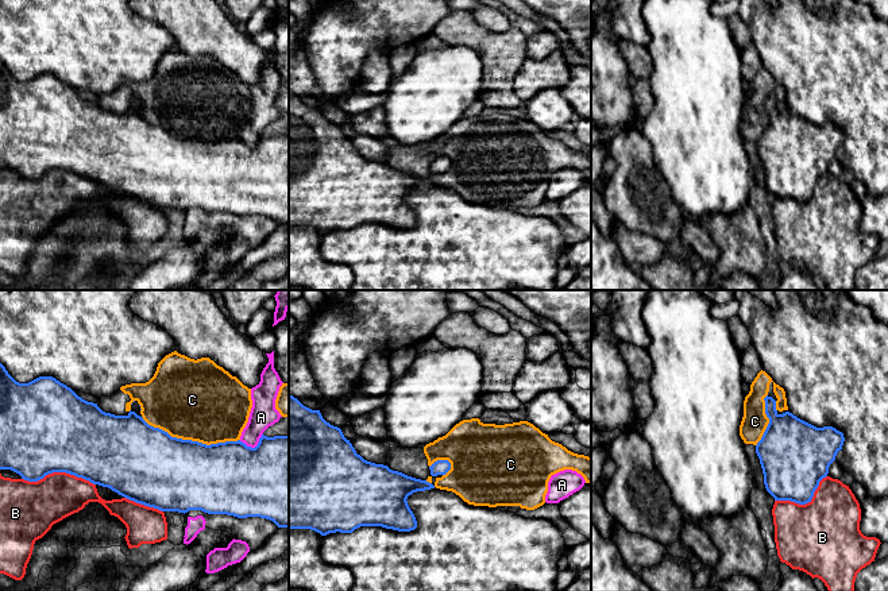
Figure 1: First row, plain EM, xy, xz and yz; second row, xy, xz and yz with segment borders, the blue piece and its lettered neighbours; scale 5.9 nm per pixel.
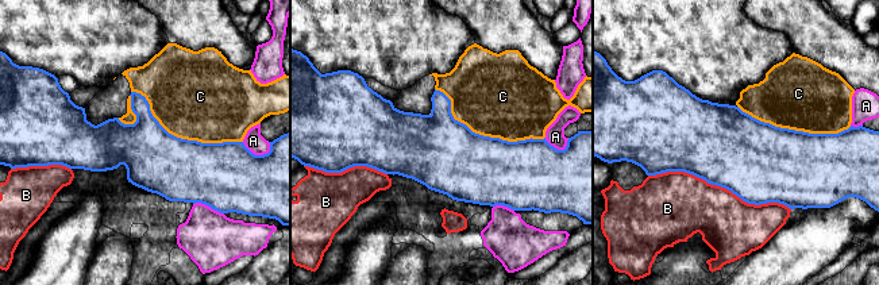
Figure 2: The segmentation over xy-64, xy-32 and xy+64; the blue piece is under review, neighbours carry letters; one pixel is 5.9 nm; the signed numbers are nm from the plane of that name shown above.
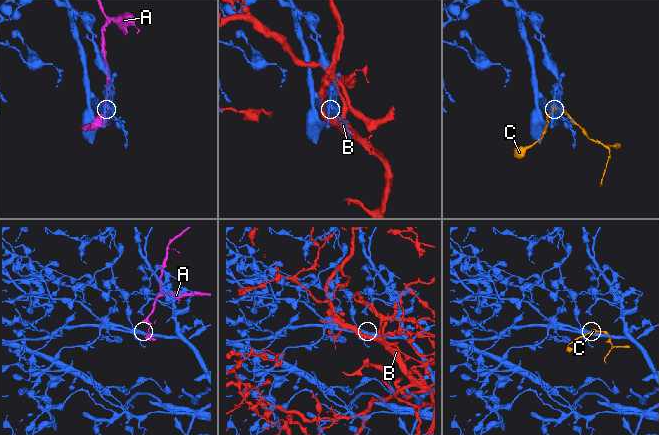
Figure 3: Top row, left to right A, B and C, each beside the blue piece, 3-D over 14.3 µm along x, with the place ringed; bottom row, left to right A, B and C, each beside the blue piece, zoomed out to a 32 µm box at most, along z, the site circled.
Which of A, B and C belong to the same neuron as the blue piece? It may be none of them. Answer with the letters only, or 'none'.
none

